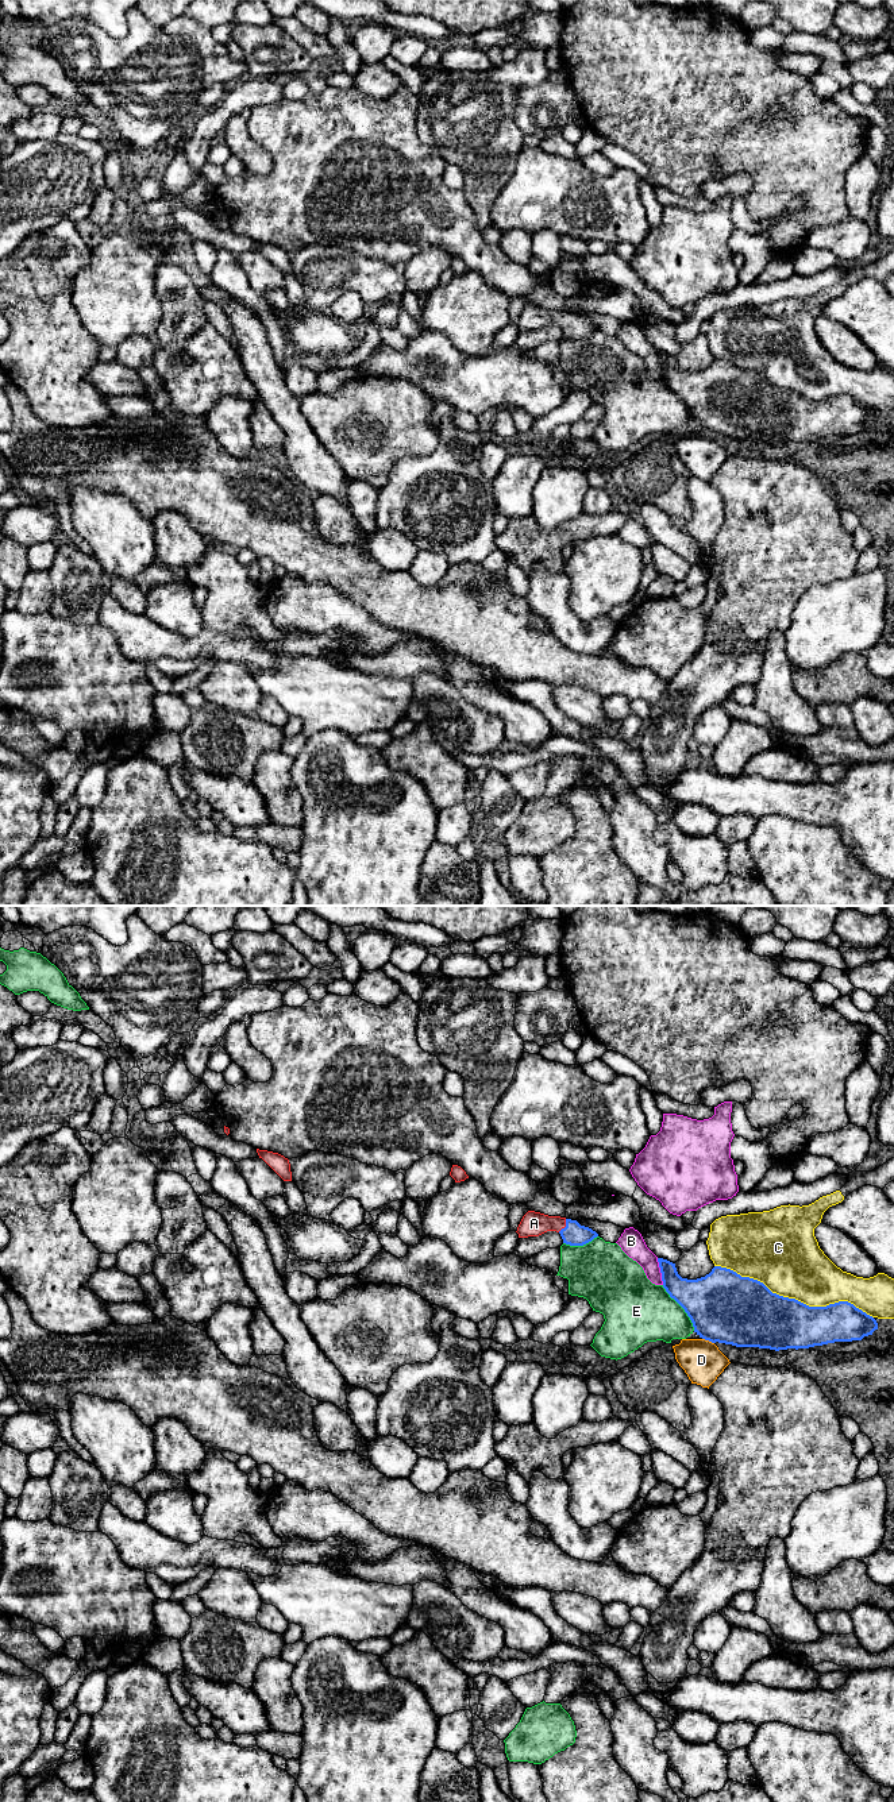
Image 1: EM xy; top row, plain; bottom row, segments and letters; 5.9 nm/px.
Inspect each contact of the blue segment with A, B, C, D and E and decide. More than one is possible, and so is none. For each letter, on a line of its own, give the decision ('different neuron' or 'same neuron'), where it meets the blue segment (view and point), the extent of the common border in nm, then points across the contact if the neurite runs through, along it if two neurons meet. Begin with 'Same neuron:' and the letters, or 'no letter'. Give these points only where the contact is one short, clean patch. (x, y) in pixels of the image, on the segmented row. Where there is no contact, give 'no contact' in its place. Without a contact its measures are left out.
Same neuron: A
A: same neuron; contact xy (566, 1226); length 90 nm; way xy (574, 1234), (566, 1226), (534, 1223)
B: different neuron; contact xy (661, 1272); length 170 nm; border xy (656, 1258), (663, 1284)
C: different neuron; contact xy (794, 1299); length 1000 nm
D: different neuron; contact xy (708, 1339); length 80 nm
E: different neuron; contact xy (682, 1307); length 340 nm

